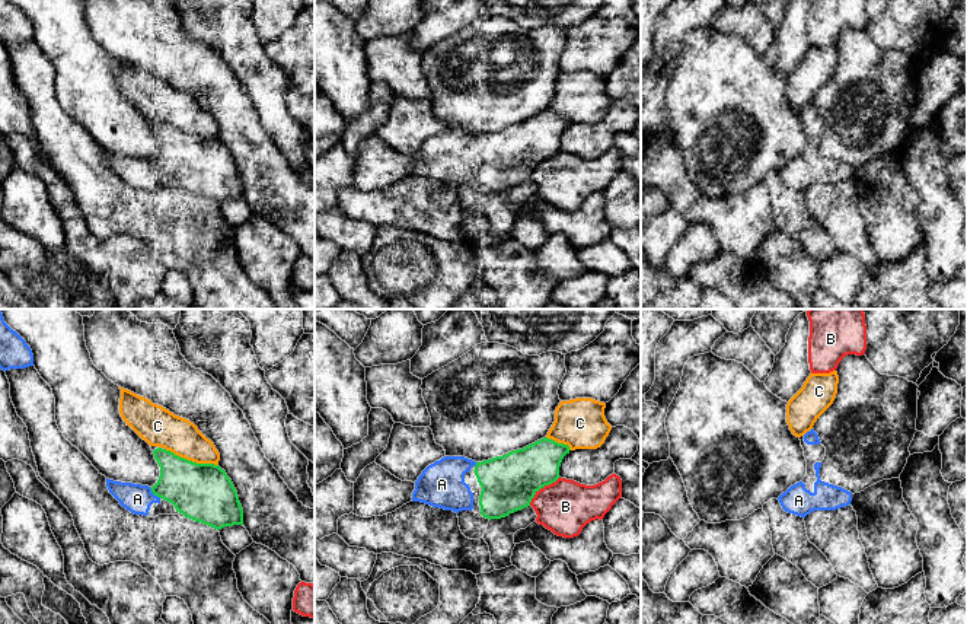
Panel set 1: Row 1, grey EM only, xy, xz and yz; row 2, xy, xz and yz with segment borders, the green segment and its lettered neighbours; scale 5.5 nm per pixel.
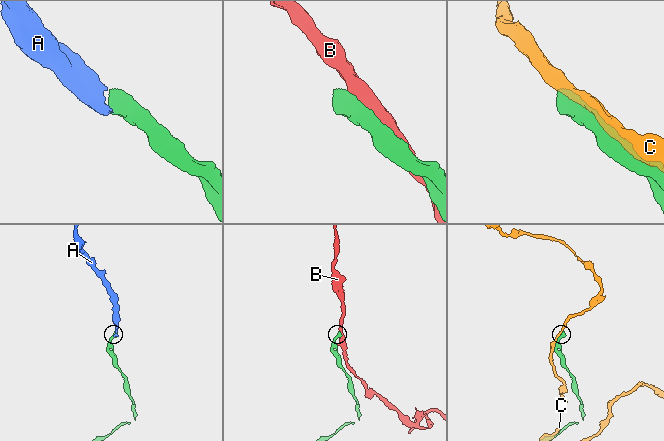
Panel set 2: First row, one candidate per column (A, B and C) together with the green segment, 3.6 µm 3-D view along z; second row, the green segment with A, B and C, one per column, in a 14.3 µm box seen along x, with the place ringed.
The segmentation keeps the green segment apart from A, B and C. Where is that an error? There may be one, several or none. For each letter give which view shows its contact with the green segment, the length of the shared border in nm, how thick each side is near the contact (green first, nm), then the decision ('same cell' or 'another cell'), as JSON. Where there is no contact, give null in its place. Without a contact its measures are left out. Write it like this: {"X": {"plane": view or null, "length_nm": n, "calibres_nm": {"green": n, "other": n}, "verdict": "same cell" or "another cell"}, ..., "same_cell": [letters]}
{"A": {"plane": "xy", "length_nm": 90, "calibres_nm": {"green": 320, "other": 160}, "verdict": "same cell"}, "B": {"plane": "xz", "length_nm": 240, "calibres_nm": {"green": 300, "other": 300}, "verdict": "another cell"}, "C": {"plane": "xy", "length_nm": 320, "calibres_nm": {"green": 320, "other": 200}, "verdict": "another cell"}, "same_cell": ["A"]}

